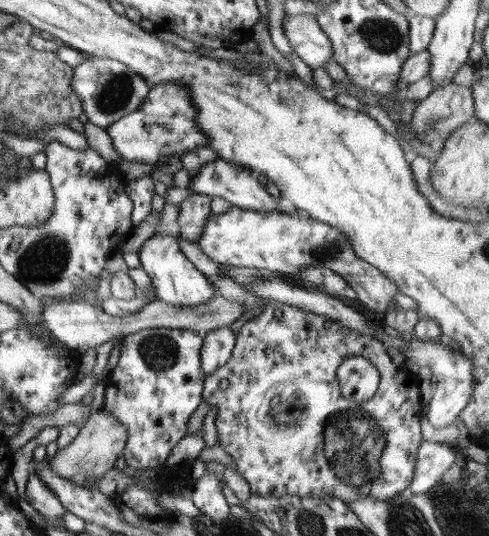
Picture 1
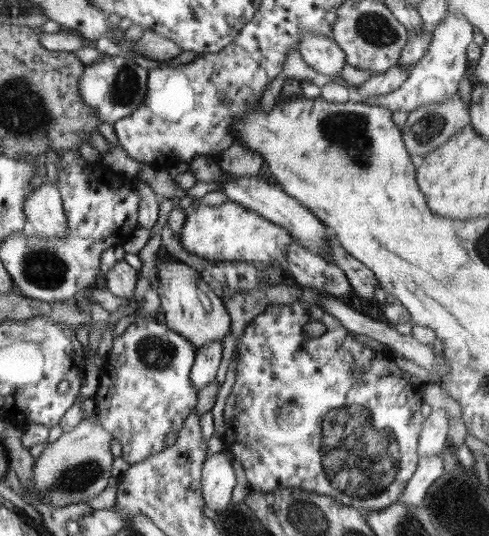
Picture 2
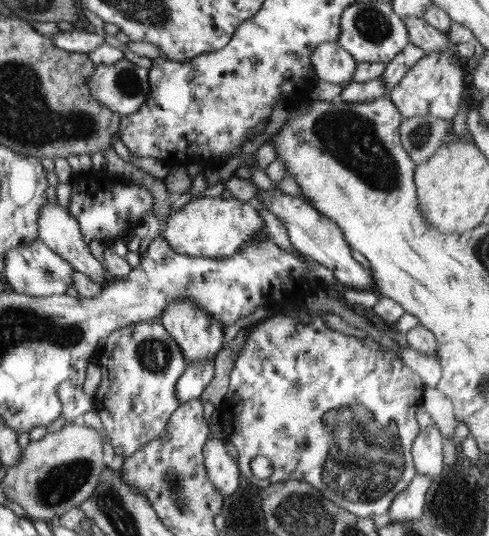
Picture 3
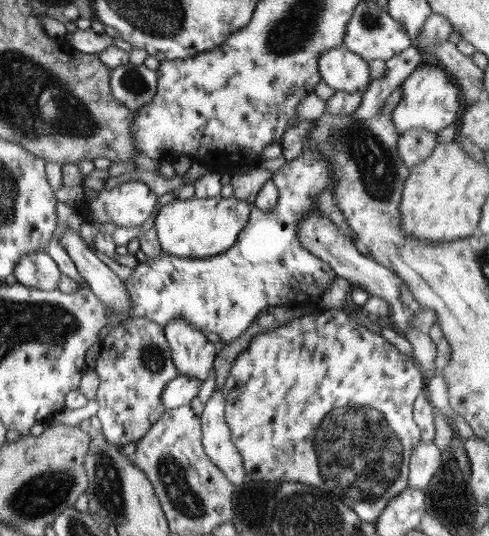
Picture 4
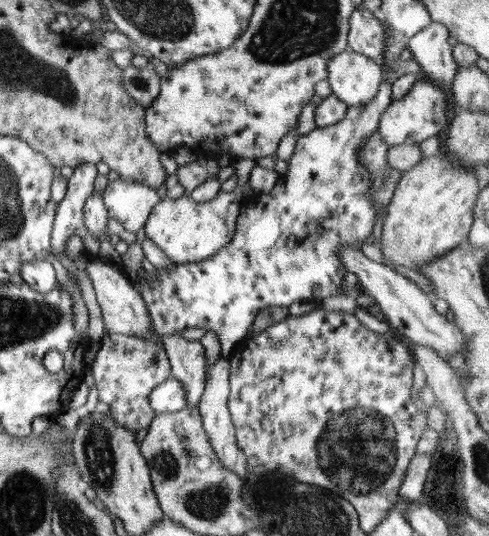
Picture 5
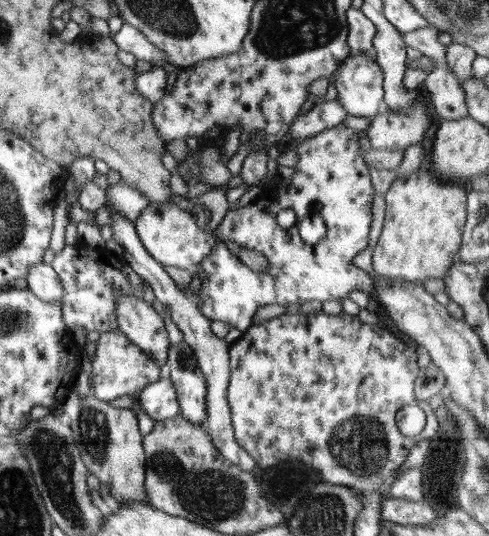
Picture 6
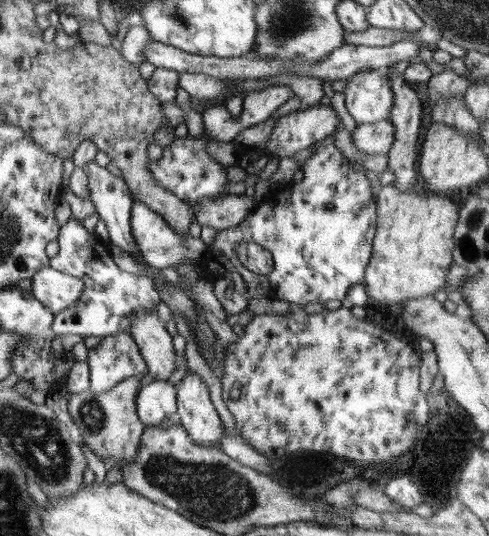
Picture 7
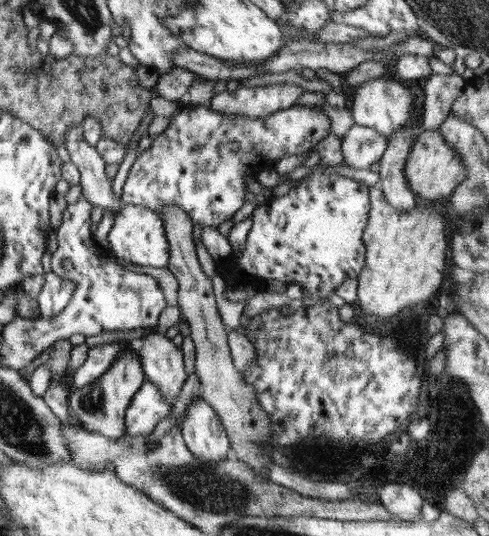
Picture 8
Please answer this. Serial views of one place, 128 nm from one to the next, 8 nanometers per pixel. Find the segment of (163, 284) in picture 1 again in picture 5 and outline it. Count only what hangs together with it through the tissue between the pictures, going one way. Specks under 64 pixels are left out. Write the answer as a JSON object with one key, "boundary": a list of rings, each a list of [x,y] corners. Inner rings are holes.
{"boundary":[[[179,333],[161,335],[163,347],[165,348],[171,366],[171,376],[179,380],[186,391],[187,406],[194,408],[202,398],[206,382],[207,356],[205,346],[200,341],[187,340]]]}

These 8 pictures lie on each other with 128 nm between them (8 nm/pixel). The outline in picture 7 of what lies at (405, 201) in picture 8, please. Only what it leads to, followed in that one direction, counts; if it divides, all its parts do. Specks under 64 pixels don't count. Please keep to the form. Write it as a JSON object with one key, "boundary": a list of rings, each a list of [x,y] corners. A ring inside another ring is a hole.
{"boundary":[[[402,76],[390,78],[391,89],[393,90],[394,100],[389,121],[394,125],[394,142],[387,152],[387,170],[394,174],[393,186],[400,193],[408,193],[417,182],[414,162],[416,162],[416,142],[418,142],[418,132],[420,132],[420,116],[422,116],[422,106],[420,98],[414,89],[407,85],[407,81]]]}

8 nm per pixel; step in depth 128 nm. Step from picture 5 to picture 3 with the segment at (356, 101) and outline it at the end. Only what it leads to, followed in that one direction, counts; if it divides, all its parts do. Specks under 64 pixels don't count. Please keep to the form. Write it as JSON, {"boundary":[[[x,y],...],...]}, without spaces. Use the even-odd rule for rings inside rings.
{"boundary":[[[337,41],[316,46],[311,54],[311,63],[318,79],[343,86],[352,82],[357,67],[354,57]]]}

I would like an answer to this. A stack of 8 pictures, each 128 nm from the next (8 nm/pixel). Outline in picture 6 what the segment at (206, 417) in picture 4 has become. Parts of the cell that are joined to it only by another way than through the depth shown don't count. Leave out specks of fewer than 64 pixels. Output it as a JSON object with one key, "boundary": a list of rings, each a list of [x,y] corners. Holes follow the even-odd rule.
{"boundary":[[[106,200],[106,207],[109,209],[110,215],[113,215],[113,239],[116,243],[120,244],[124,251],[121,259],[126,263],[126,266],[129,266],[134,272],[136,272],[136,274],[139,274],[143,280],[150,284],[155,294],[155,298],[158,298],[163,305],[167,306],[168,310],[170,310],[170,318],[172,319],[172,322],[184,334],[183,341],[195,352],[194,356],[196,356],[198,366],[201,368],[207,382],[207,418],[205,427],[208,434],[212,437],[214,446],[226,461],[238,466],[238,468],[242,470],[251,472],[251,470],[256,468],[256,462],[254,462],[252,456],[248,454],[248,451],[244,450],[236,440],[227,399],[227,388],[230,378],[228,352],[230,344],[212,333],[210,320],[204,318],[204,316],[200,314],[200,309],[195,300],[186,296],[184,290],[180,289],[176,283],[172,281],[172,278],[168,273],[162,269],[163,266],[150,257],[150,254],[142,245],[132,222],[130,222],[126,216],[120,216],[120,212],[114,212],[114,210],[108,206],[108,200]]]}

